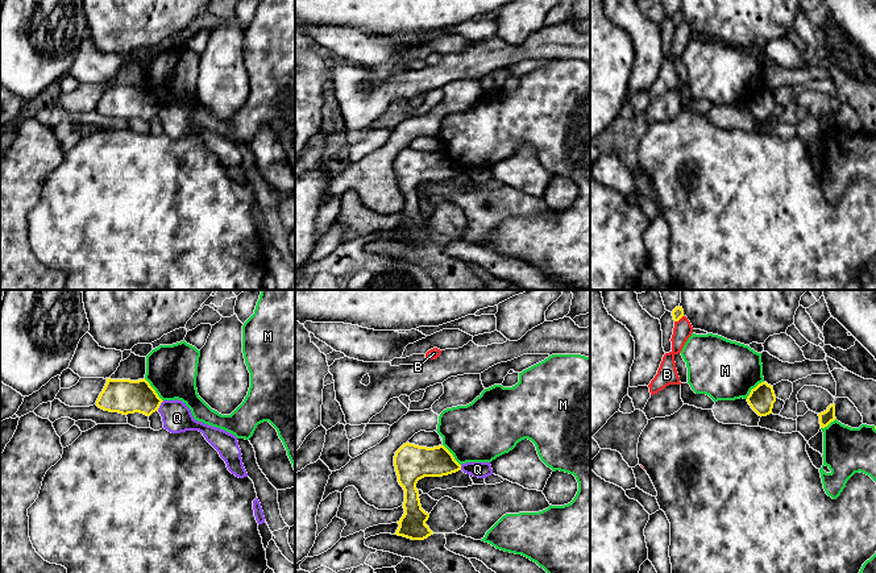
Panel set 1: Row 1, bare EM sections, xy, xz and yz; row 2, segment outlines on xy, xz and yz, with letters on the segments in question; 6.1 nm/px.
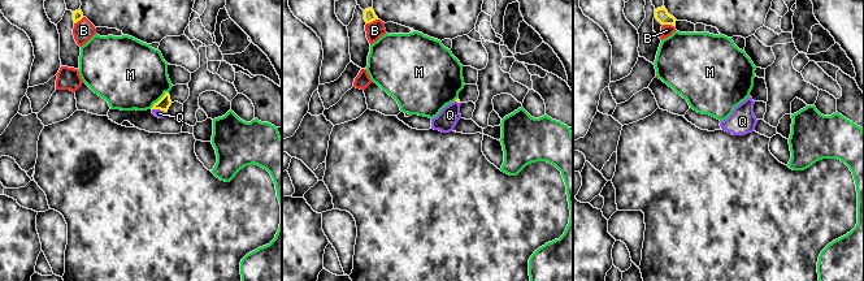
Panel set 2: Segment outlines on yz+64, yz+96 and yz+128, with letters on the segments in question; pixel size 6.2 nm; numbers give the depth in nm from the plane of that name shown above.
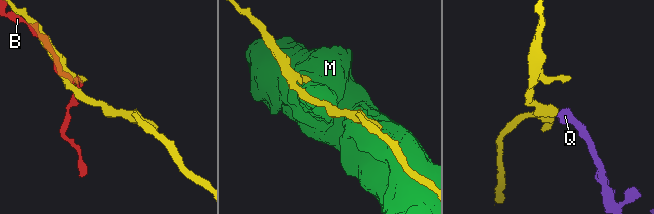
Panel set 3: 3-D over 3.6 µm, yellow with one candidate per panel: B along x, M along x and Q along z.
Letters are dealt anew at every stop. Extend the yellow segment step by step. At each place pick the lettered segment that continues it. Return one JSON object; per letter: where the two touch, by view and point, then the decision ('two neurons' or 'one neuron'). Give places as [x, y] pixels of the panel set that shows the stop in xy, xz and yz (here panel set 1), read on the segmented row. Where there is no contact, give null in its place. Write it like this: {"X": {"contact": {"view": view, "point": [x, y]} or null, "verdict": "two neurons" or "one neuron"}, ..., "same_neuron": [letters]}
{"B": {"contact": {"view": "yz", "point": [679, 319]}, "verdict": "two neurons"}, "M": {"contact": {"view": "xy", "point": [154, 390]}, "verdict": "two neurons"}, "Q": {"contact": {"view": "xy", "point": [160, 405]}, "verdict": "two neurons"}, "same_neuron": []}

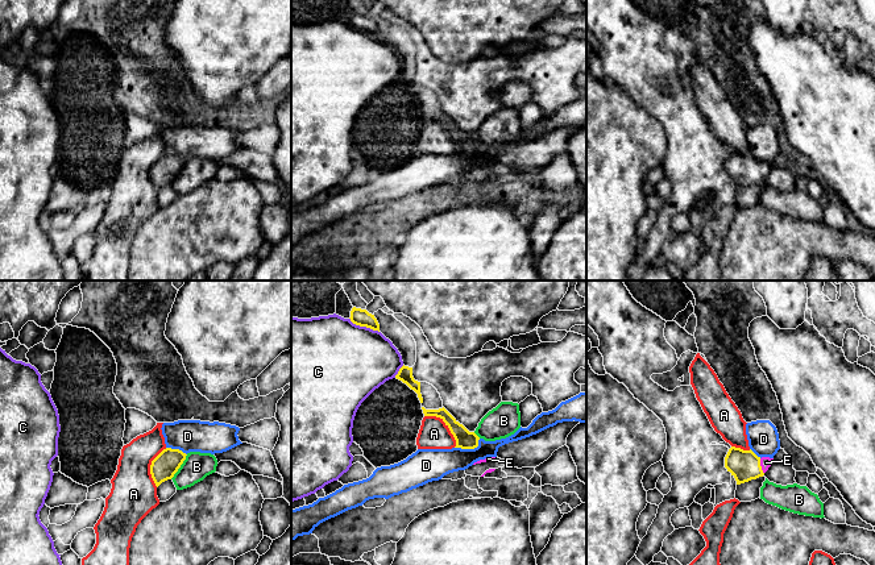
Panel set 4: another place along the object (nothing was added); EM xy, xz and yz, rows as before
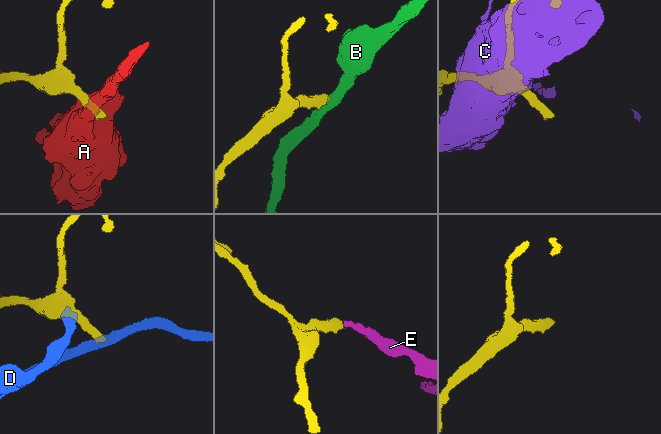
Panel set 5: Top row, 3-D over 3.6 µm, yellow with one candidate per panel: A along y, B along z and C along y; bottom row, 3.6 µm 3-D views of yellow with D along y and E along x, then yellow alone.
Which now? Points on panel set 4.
{"A": {"contact": {"view": "xz", "point": [446, 424]}, "verdict": "two neurons"}, "B": {"contact": {"view": "xy", "point": [179, 466]}, "verdict": "two neurons"}, "C": {"contact": {"view": "xz", "point": [364, 325]}, "verdict": "two neurons"}, "D": {"contact": {"view": "xz", "point": [469, 448]}, "verdict": "two neurons"}, "E": {"contact": {"view": "yz", "point": [761, 466]}, "verdict": "one neuron"}, "same_neuron": ["E"]}

